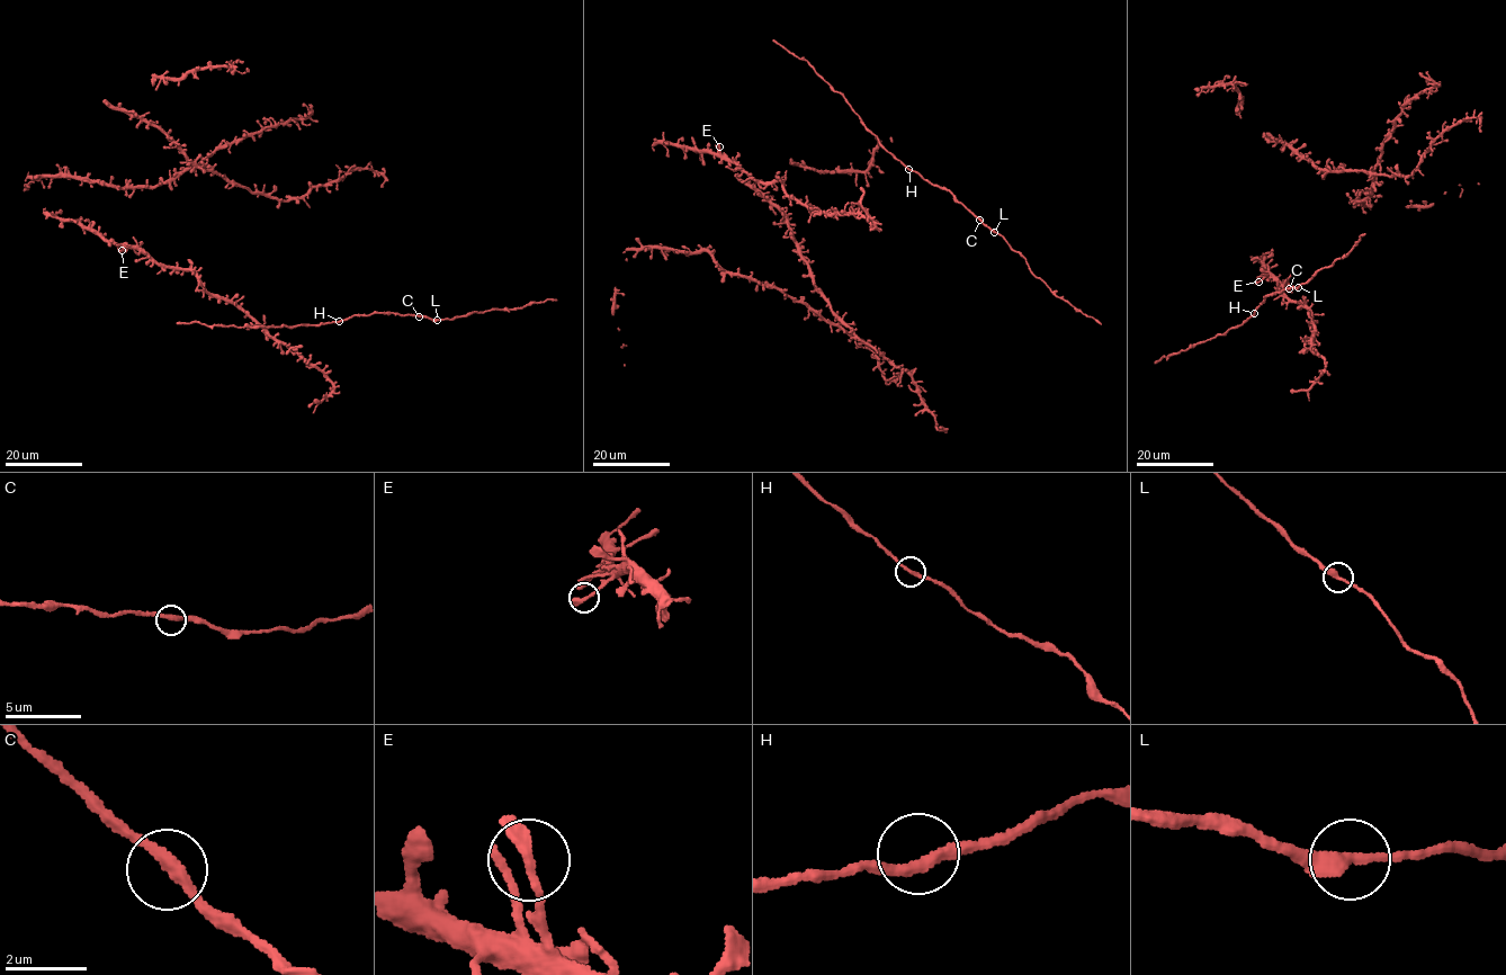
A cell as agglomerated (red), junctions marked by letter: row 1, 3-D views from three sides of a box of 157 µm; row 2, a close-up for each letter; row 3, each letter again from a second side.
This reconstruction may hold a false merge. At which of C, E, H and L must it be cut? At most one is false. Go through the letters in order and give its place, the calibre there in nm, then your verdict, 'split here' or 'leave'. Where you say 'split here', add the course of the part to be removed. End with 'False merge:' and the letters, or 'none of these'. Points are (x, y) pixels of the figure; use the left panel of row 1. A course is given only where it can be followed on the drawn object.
C: (419, 316) | 300 nm | leave
E: (122, 250) | 280 nm | leave
H: (339, 321) | 240 nm | leave
L: (437, 320) | 320 nm | split here | (437, 320), (557, 300)
False merge: L

